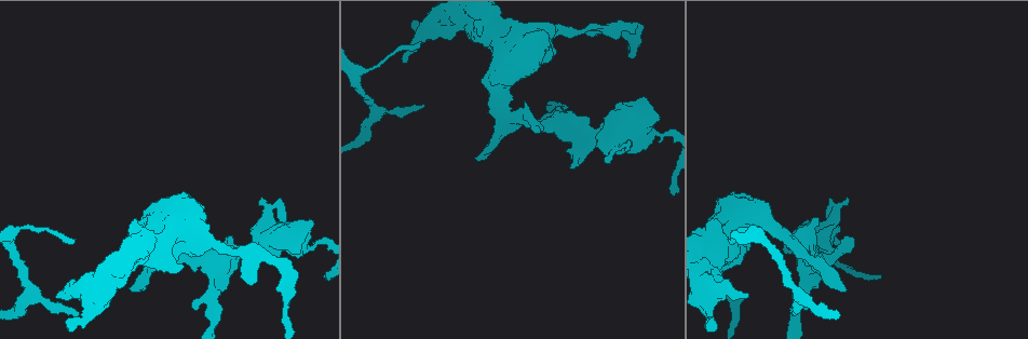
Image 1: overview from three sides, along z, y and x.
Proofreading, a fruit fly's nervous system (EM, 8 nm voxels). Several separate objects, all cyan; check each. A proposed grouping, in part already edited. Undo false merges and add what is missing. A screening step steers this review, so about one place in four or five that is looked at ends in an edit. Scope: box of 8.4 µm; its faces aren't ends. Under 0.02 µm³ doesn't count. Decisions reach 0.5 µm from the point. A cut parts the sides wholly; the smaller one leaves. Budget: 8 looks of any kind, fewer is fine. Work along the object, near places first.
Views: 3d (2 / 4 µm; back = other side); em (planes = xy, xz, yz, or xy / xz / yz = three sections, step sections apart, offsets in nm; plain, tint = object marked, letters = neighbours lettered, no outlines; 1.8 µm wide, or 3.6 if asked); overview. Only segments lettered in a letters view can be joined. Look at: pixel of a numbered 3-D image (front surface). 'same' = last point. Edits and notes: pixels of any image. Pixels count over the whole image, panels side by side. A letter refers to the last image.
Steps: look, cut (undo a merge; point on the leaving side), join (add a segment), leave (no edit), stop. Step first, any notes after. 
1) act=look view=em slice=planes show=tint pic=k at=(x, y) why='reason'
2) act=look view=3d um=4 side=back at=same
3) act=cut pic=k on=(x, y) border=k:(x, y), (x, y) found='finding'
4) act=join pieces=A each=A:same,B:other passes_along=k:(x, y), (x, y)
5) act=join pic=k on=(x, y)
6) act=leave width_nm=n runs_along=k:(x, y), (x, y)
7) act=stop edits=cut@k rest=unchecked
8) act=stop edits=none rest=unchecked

act=look view=3d um=4 pic=1 at=(498, 93) why='two arms at a narrow angle'

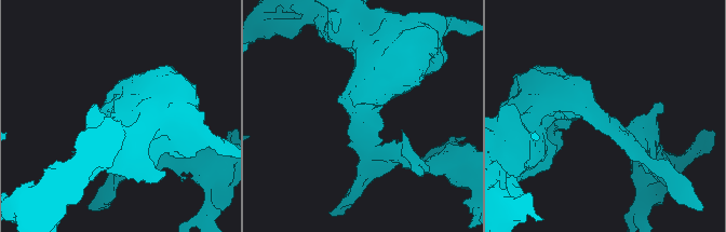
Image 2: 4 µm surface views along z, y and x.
act=look view=em um=3.6 slice=xy step=8 show=tint pic=2 at=(363, 116) arms=4

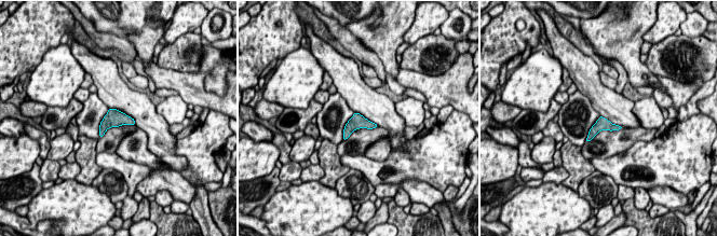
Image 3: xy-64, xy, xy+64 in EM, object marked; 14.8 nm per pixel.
act=look view=em um=3.6 slice=planes show=letters at=same

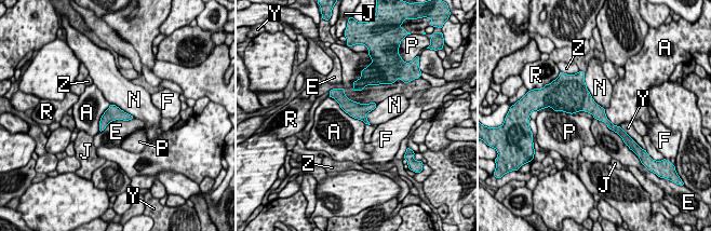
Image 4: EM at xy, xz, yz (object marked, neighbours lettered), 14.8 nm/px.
act=leave each=A:other,E:other,F:other,J:other,N:other,P:other,R:other,Y:other,Z:other found='all the same neuron'

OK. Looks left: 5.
act=look view=em slice=planes show=letters pic=1 at=(424, 106) why='an open end'

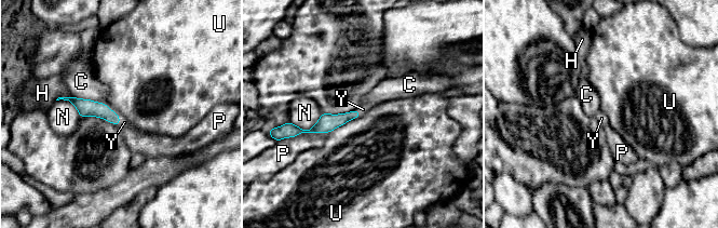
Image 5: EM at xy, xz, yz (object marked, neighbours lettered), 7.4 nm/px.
act=join pieces=Y longest_contact=P:280nm each=C:other,H:other,N:other,P:other,U:other,Y:same found='the neuron continues'

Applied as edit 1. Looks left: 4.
act=look view=em slice=xy step=4 show=letters pic=1 at=(845, 289) why='free end'

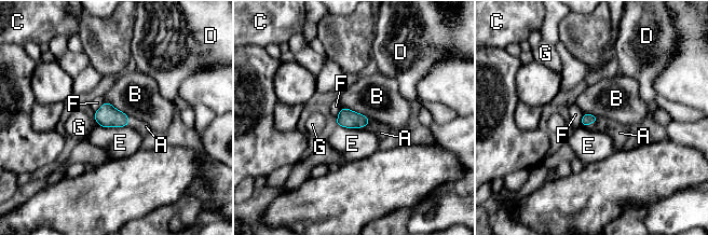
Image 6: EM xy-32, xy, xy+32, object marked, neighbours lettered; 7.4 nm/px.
act=look view=em slice=planes show=letters at=same why='another direction'

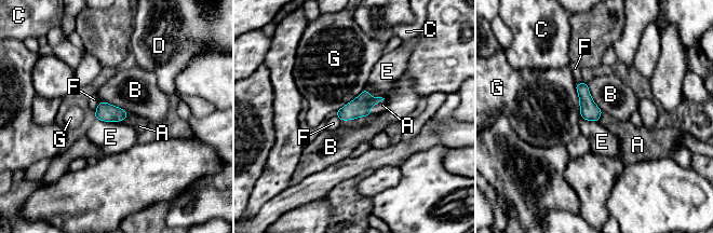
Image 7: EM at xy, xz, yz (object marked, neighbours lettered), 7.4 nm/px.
act=join pieces=A longest_contact=G:280nm each=A:same,B:other,C:other,D:other,E:other,F:other,G:other passes_along=7:(360, 107), (378, 103), (382, 105) found='the neuron continues'

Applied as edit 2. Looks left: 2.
act=stop edits=join@5,join@7 rest=unchecked

